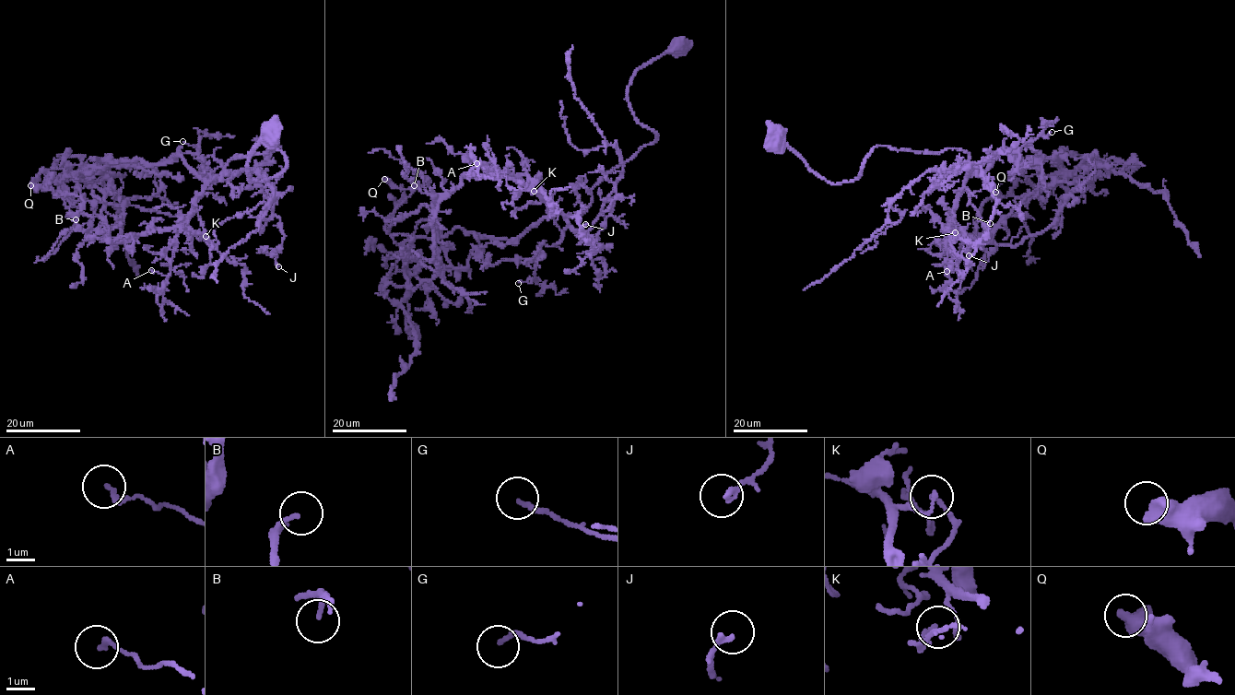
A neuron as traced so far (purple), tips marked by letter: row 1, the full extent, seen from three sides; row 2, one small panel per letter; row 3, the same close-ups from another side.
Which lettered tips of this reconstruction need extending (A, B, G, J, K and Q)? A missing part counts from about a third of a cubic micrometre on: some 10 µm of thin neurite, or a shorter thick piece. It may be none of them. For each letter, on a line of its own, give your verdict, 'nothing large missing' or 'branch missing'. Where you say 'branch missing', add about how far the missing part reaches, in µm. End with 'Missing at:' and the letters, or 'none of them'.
A: nothing large missing
B: branch missing; about 15 µm are missing
G: nothing large missing
J: nothing large missing
K: nothing large missing
Q: nothing large missing
Missing at: B

